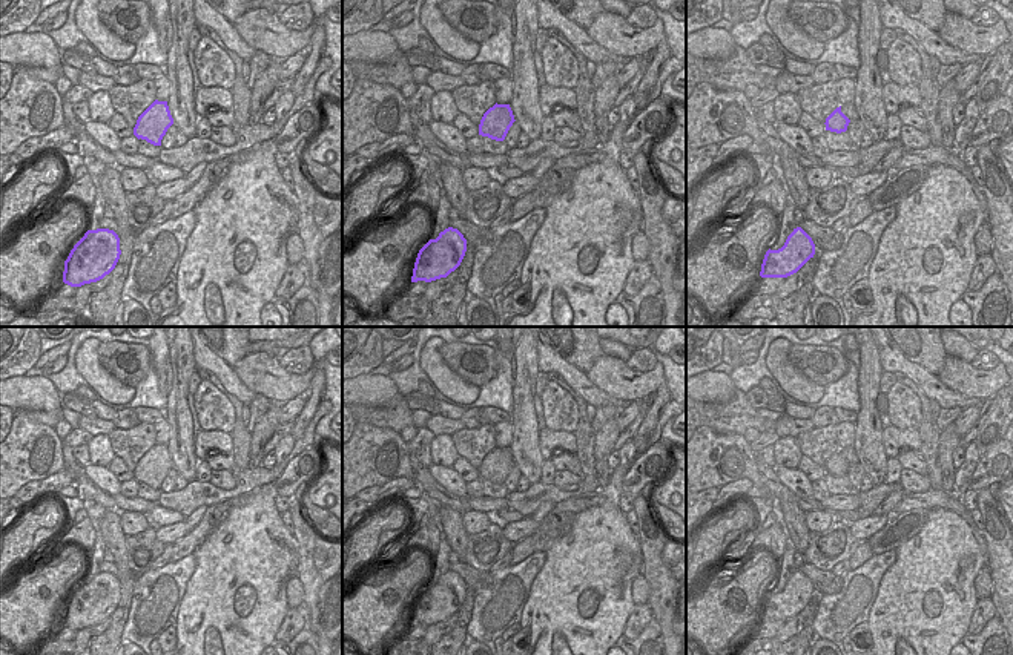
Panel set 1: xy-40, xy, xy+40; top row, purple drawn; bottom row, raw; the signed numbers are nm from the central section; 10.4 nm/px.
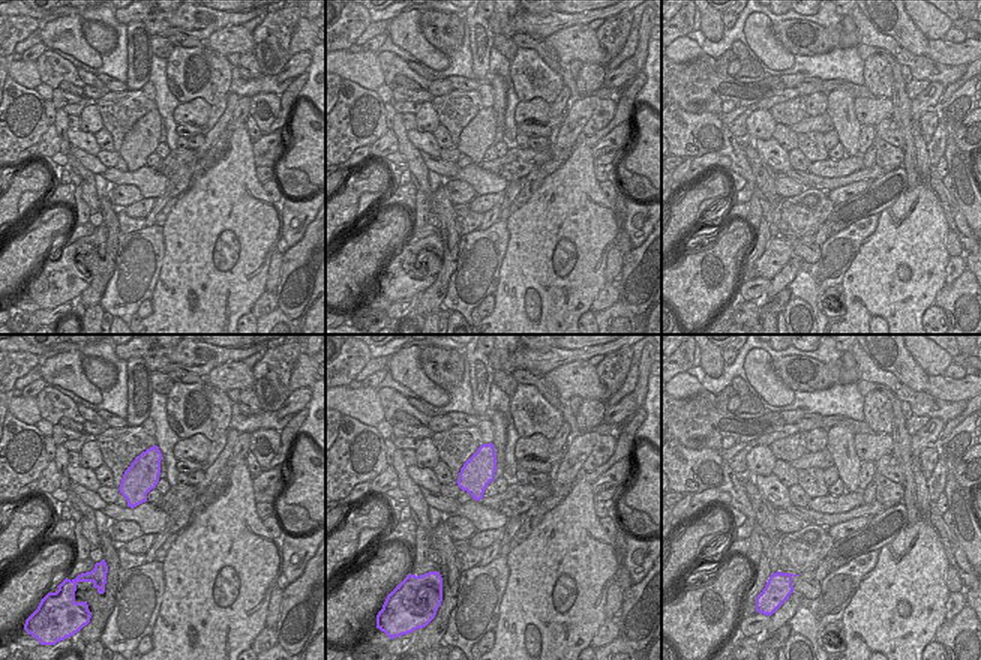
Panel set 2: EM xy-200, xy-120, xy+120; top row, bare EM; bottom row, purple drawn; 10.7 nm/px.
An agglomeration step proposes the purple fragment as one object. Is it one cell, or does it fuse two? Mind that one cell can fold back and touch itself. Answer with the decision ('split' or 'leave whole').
leave whole

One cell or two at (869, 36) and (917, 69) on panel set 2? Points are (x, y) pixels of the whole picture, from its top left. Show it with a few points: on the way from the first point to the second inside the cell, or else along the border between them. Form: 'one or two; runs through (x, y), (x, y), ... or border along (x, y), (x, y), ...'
one; runs through (881, 41), (890, 44), (905, 57)

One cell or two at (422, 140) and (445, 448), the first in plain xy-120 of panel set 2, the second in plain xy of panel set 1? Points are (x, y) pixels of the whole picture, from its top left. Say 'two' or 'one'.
two

